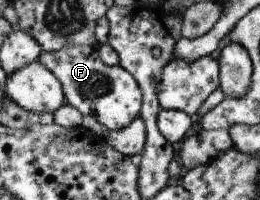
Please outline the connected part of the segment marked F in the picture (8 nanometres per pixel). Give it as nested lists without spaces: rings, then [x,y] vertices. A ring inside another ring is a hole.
[[[69,46],[58,52],[43,51],[40,62],[53,71],[54,76],[60,80],[62,84],[62,90],[64,90],[64,96],[68,104],[76,107],[82,115],[91,114],[110,131],[119,131],[128,128],[141,116],[141,112],[144,105],[144,92],[141,84],[137,81],[137,78],[126,67],[121,64],[118,66],[110,66],[103,61],[100,56],[98,46]]]

